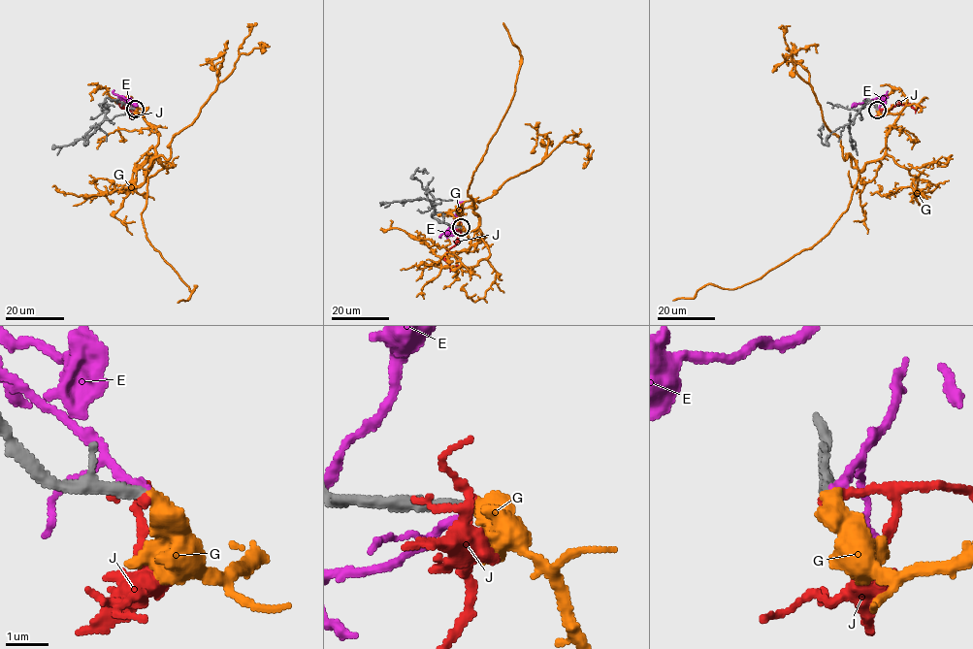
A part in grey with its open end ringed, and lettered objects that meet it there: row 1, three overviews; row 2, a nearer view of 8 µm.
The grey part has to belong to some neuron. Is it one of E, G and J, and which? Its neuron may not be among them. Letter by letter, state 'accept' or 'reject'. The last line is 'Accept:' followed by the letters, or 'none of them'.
E: reject
G: accept
J: reject
Accept: G

